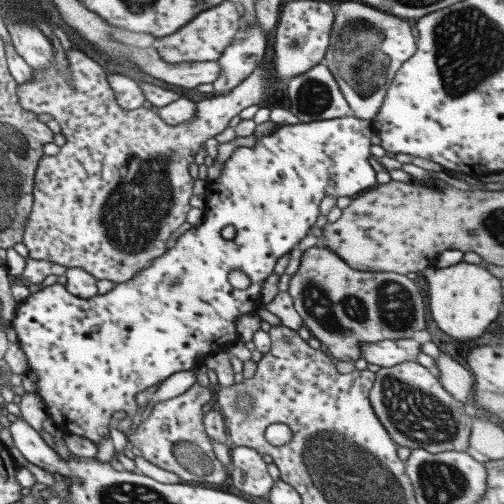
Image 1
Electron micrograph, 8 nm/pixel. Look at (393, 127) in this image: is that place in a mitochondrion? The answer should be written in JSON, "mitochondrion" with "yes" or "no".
{"mitochondrion":"no"}

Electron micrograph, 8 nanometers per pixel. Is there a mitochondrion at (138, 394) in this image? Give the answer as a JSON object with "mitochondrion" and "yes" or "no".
{"mitochondrion":"no"}

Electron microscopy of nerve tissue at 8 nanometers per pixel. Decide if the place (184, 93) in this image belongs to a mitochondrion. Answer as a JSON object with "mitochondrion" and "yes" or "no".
{"mitochondrion":"no"}

